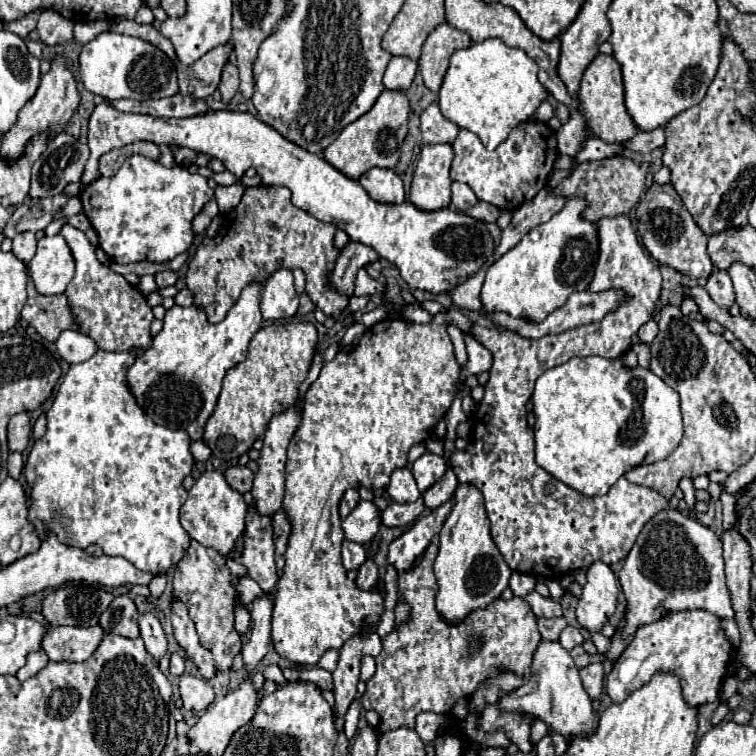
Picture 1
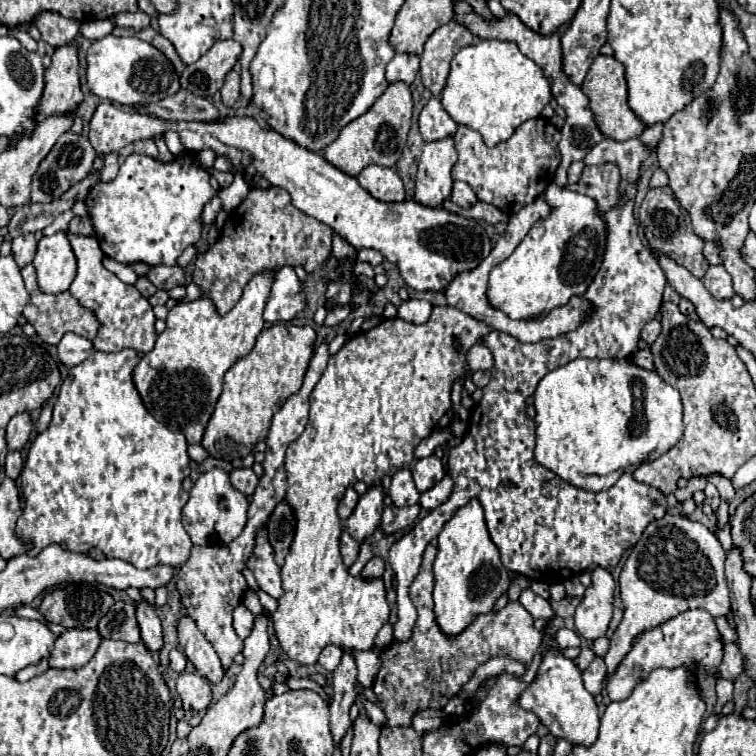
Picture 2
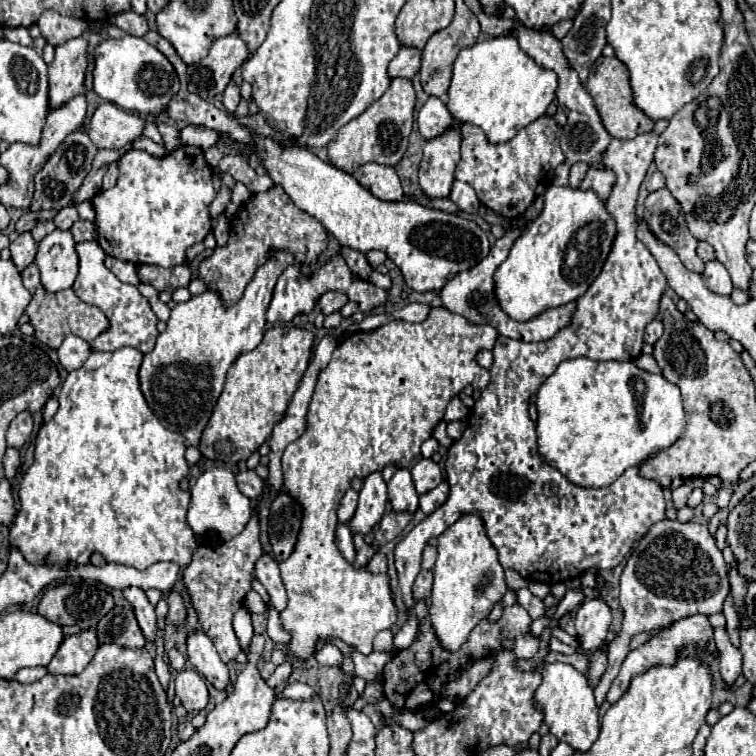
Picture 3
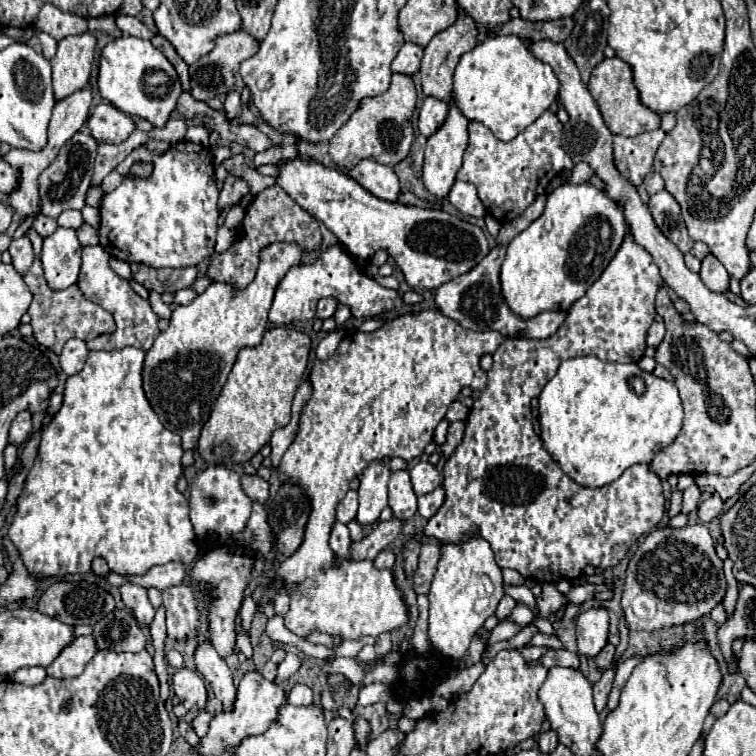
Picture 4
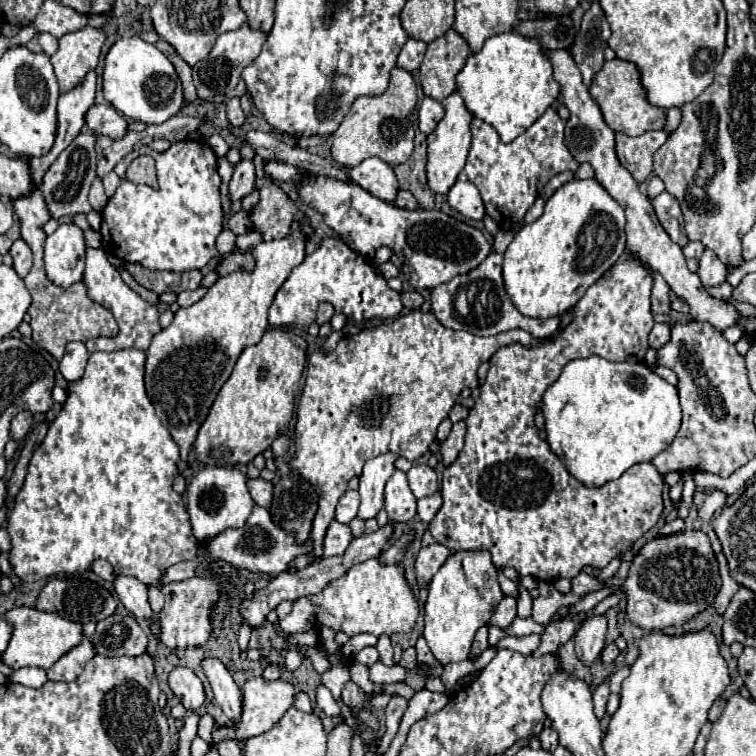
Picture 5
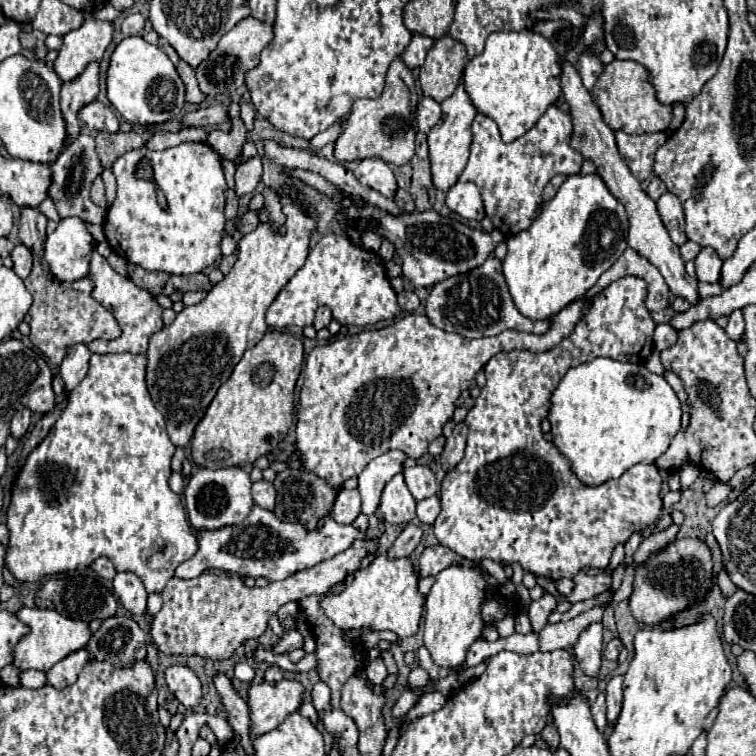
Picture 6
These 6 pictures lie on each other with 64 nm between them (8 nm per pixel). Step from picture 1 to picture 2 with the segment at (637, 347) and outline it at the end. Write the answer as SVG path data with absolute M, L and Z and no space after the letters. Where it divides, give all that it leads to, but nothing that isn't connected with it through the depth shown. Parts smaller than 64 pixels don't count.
M638 350L638 352L634 354L634 362L636 362L640 368L646 368L646 370L652 370L652 368L654 368L650 350Z

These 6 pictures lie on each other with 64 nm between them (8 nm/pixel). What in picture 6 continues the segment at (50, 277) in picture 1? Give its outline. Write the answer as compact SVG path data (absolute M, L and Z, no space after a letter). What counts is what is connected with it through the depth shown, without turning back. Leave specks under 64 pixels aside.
M64 218L58 228L48 234L44 260L60 282L74 282L88 274L88 256L92 252L92 234L80 218Z

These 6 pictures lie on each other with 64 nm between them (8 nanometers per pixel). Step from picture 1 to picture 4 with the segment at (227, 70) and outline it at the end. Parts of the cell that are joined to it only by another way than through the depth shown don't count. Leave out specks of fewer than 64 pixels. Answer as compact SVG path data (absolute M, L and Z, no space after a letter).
M228 92L228 94L226 94L224 110L226 110L226 116L228 116L228 118L238 118L238 116L240 116L242 102L240 102L240 94L238 94L238 92Z

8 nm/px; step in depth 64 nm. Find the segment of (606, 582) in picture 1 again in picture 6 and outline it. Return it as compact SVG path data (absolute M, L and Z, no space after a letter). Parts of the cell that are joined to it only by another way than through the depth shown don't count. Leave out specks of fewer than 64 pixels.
M592 622L588 628L584 628L578 642L574 644L574 654L580 662L580 668L588 676L598 674L602 658L602 622Z

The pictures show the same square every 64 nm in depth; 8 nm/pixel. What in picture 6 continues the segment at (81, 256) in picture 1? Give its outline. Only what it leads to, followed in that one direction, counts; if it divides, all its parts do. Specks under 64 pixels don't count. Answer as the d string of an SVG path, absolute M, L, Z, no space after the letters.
M96 250L90 252L90 270L88 270L88 278L94 284L92 290L92 298L98 300L104 308L108 308L114 318L118 320L122 334L116 340L94 340L88 344L90 352L98 352L98 354L110 354L110 352L132 352L132 354L146 354L148 348L148 340L154 332L162 330L162 308L156 304L156 300L152 298L150 292L144 292L142 288L138 288L136 284L132 284L132 280L122 278L118 272L114 272L110 268L110 264L106 262L104 256L100 256Z

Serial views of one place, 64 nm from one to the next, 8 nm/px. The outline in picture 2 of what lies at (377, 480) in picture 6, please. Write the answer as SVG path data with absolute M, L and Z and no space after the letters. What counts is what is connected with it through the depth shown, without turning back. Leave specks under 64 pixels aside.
M374 486L364 496L360 496L358 506L354 508L352 516L346 520L346 532L356 542L364 542L378 528L380 518L382 518L382 510L384 510L382 488Z

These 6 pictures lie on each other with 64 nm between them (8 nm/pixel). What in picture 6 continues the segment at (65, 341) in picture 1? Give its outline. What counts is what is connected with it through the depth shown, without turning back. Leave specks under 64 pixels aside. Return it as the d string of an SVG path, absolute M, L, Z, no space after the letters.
M74 344L68 348L68 354L60 364L60 376L66 384L66 390L74 390L80 384L80 380L88 372L88 362L90 350L86 344Z

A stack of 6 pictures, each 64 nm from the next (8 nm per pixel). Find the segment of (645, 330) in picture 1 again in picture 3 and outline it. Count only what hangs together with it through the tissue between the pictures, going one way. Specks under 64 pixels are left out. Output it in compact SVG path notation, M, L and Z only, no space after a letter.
M652 320L652 322L646 326L644 340L646 340L648 344L654 344L660 336L662 336L662 322L660 322L660 320Z

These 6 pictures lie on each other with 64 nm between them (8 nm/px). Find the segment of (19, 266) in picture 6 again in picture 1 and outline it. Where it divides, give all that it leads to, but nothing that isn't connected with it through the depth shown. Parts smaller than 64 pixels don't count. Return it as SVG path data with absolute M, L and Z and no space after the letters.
M34 232L16 234L14 240L12 240L12 252L22 262L30 262L32 256L36 254L36 236L34 236Z

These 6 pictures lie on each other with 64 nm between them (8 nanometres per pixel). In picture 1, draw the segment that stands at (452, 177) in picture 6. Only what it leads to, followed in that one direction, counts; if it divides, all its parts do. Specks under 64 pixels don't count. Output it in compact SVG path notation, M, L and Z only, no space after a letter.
M434 144L422 146L412 186L410 186L410 202L424 212L434 212L450 206L450 164L452 164L452 146L450 144Z

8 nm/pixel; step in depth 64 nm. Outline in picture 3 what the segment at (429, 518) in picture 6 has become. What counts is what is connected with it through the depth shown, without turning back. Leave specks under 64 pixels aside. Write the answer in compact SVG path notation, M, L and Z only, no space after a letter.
M440 482L434 490L430 490L430 492L426 492L426 494L420 496L420 510L424 514L432 514L438 506L442 506L446 502L448 492L450 492L448 482Z

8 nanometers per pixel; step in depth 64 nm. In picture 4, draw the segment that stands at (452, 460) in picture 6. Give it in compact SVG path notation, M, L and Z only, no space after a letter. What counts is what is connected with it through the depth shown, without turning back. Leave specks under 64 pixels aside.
M450 422L448 438L446 438L446 444L442 446L442 452L444 452L446 458L452 456L456 446L462 442L462 436L464 436L464 422Z

